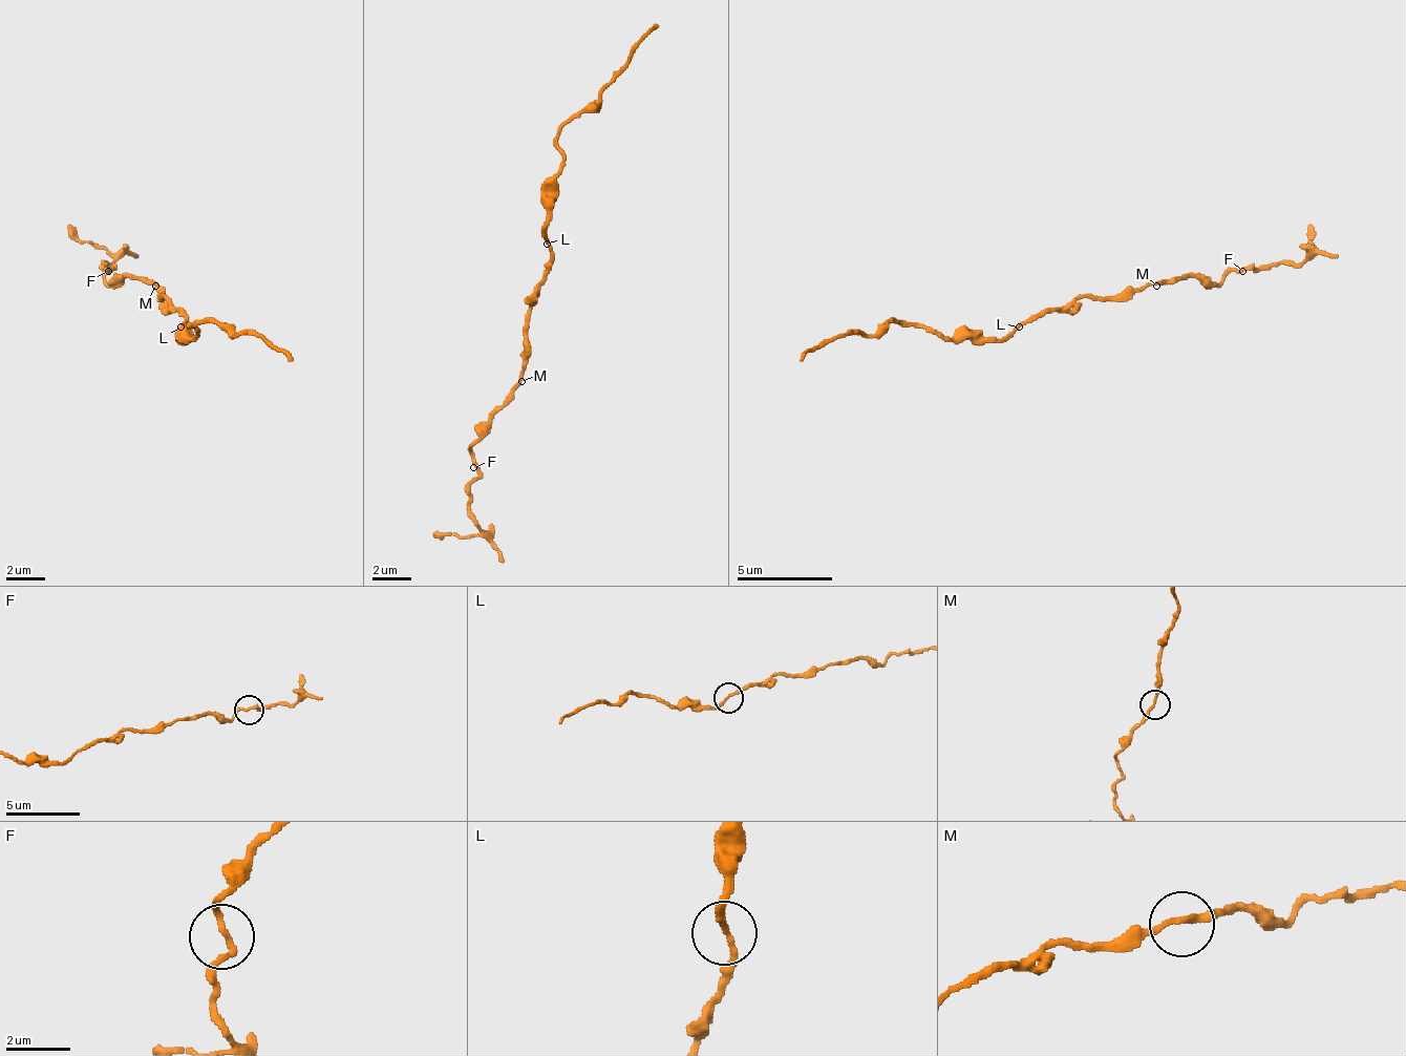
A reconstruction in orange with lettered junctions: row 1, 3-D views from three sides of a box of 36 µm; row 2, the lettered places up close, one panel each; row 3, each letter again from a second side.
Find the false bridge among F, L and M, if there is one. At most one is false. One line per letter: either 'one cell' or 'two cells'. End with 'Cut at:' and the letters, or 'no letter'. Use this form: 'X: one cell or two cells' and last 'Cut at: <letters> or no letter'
F: one cell
L: one cell
M: one cell
Cut at: no letter

